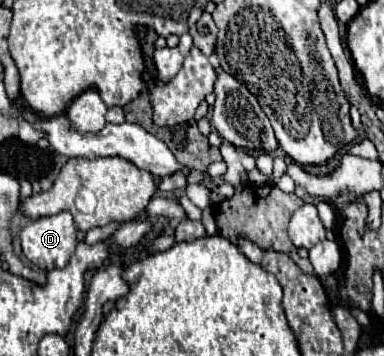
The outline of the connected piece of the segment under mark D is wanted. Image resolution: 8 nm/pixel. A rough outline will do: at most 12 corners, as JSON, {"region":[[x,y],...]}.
{"region":[[72,215],[22,229],[26,259],[44,271],[66,267],[76,247]]}

